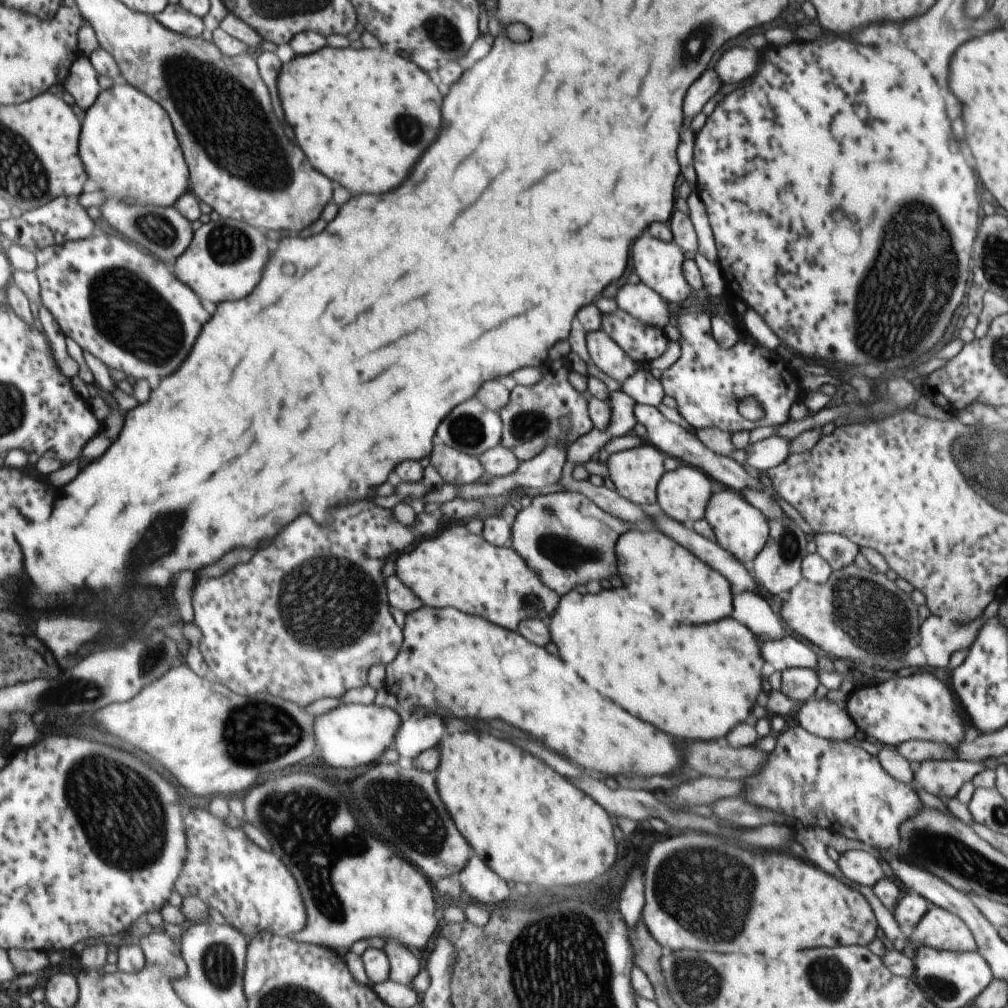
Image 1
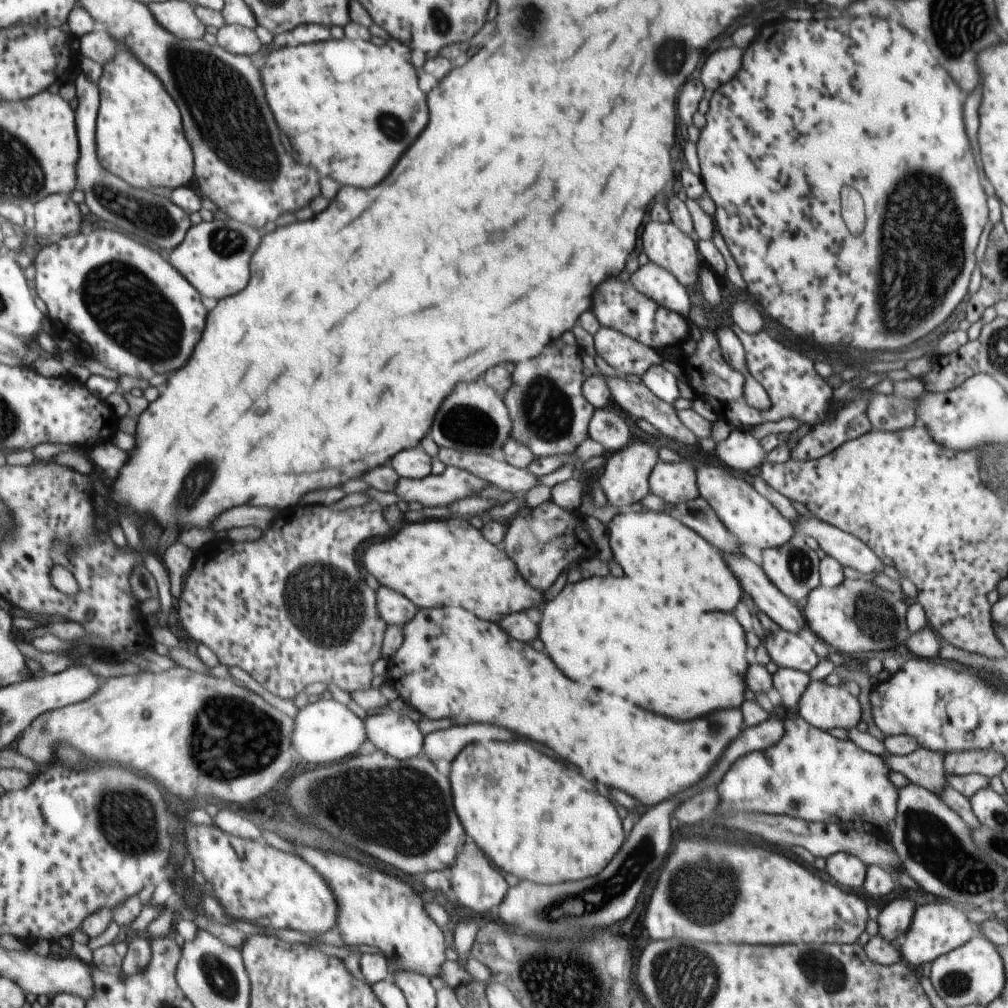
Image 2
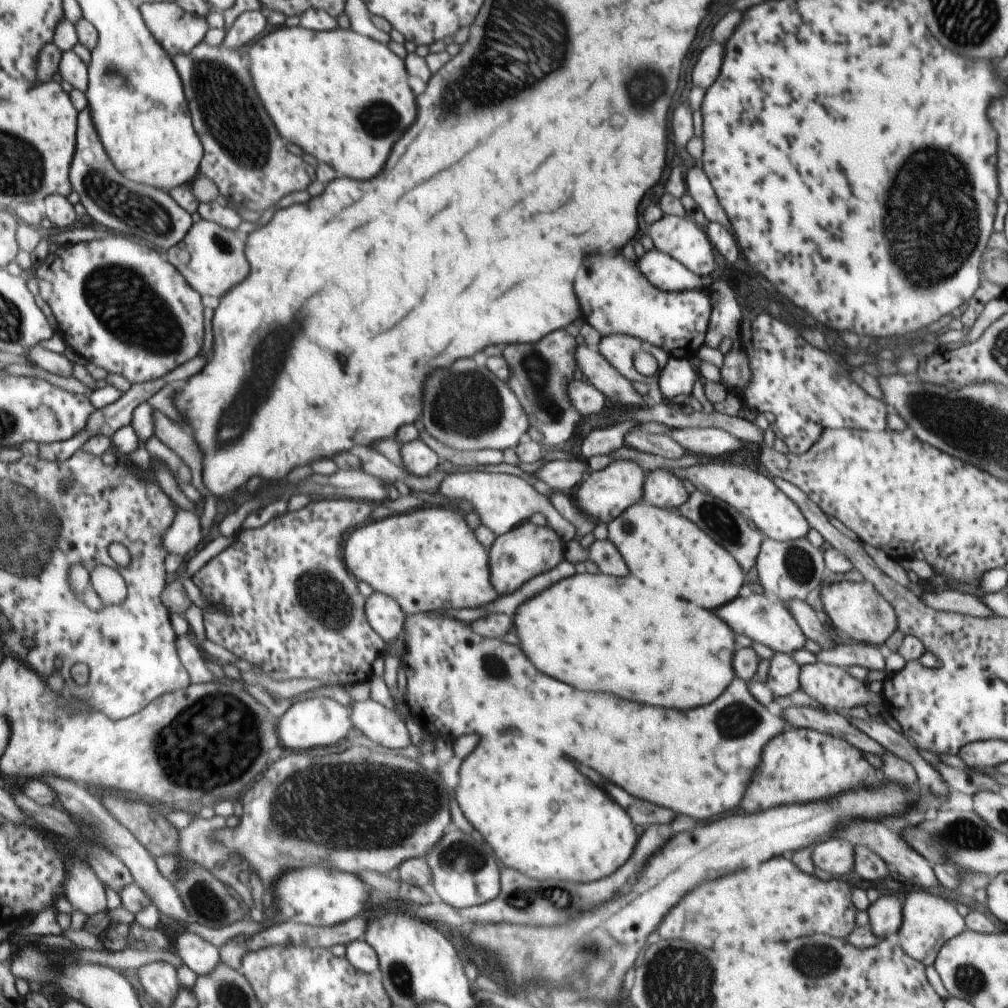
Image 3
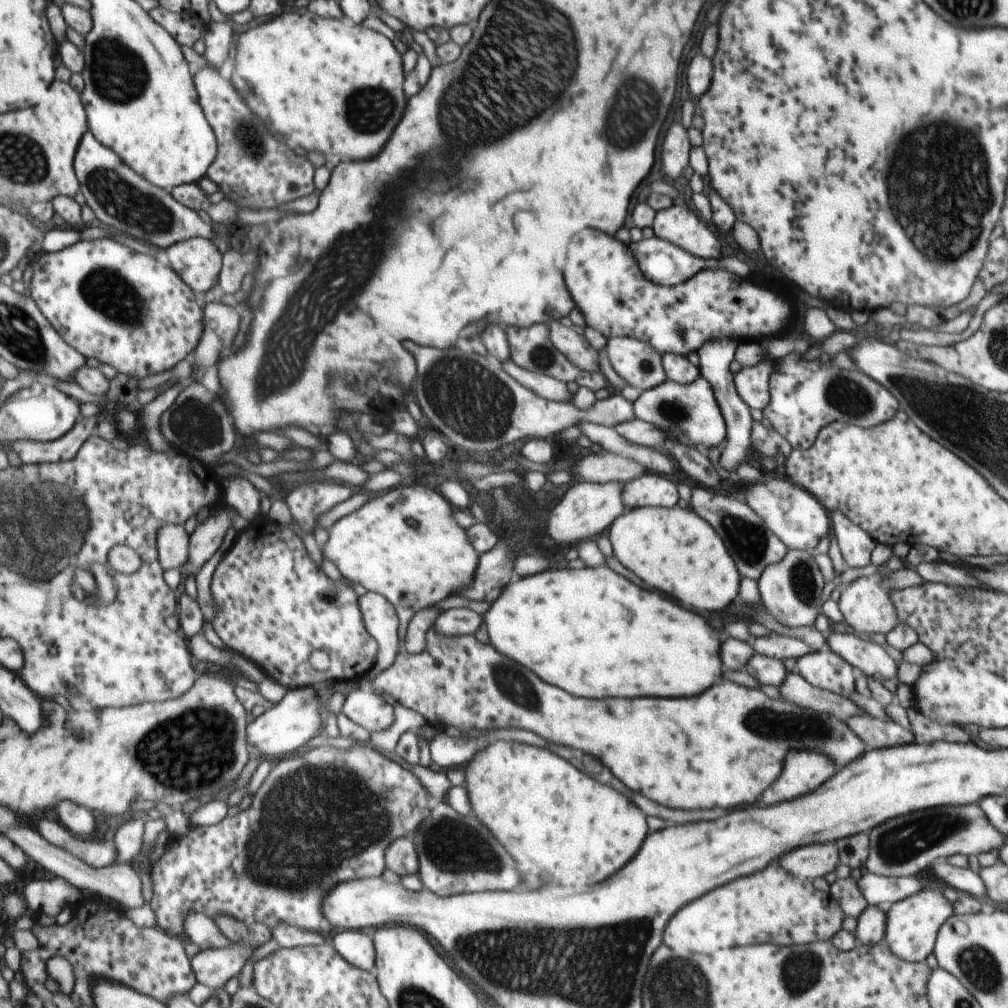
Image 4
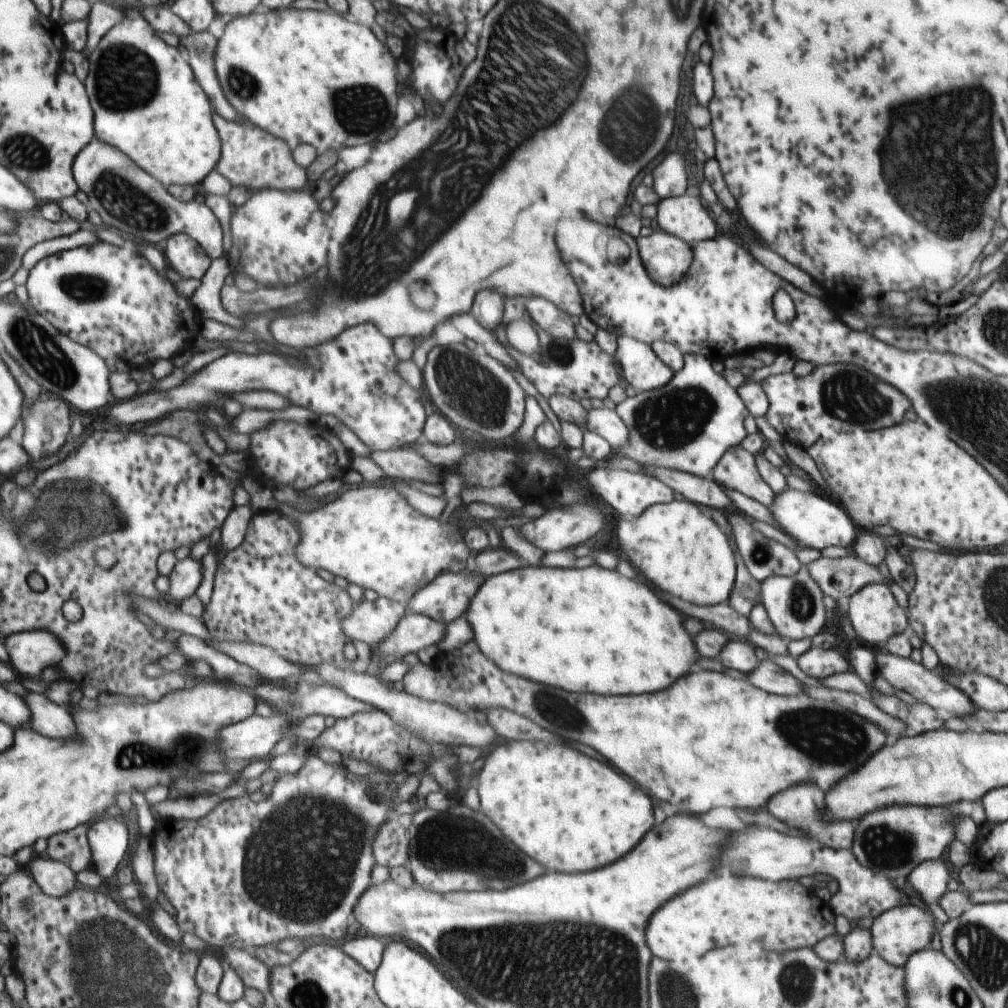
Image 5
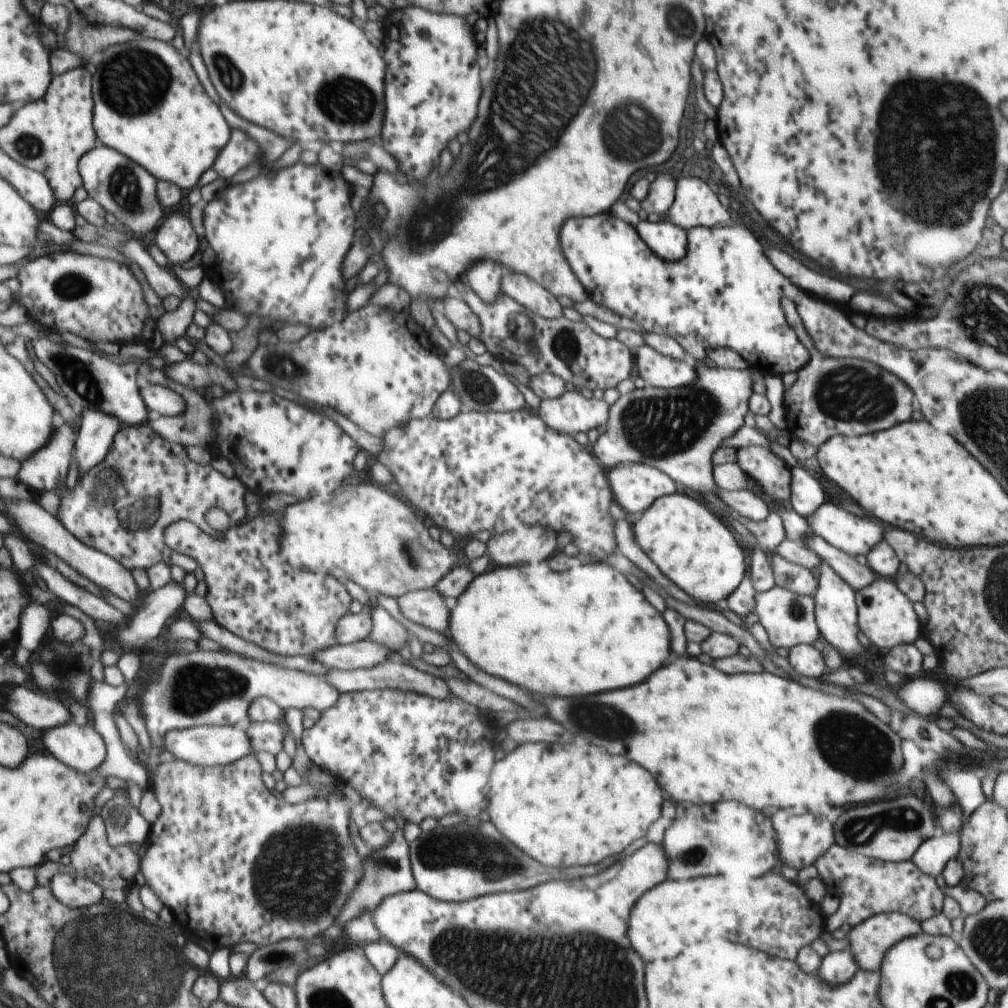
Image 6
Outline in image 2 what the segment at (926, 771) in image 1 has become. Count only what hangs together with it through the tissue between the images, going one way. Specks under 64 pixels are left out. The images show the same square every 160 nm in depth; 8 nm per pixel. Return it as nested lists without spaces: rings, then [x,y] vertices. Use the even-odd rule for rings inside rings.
[[[949,751],[940,766],[945,775],[998,776],[1005,768],[1004,758],[989,751]]]

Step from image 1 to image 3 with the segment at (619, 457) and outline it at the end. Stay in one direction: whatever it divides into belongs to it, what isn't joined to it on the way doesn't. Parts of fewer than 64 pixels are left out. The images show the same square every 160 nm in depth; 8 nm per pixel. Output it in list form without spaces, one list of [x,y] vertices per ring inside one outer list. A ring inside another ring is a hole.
[[[610,461],[603,469],[591,471],[575,487],[572,492],[573,504],[588,518],[593,516],[598,522],[608,523],[611,519],[622,514],[627,506],[633,506],[641,498],[641,490],[644,490],[643,470],[633,461]]]

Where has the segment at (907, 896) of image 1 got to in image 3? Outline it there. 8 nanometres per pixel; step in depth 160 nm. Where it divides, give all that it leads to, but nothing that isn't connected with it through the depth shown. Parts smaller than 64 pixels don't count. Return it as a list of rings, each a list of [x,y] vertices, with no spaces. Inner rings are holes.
[[[880,895],[875,902],[870,903],[866,911],[868,926],[877,940],[895,937],[901,926],[901,909],[901,900],[894,895]]]

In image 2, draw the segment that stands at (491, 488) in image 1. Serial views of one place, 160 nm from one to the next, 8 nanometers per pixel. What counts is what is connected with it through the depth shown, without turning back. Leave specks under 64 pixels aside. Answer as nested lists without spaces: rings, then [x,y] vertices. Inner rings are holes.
[[[445,467],[440,475],[427,475],[420,479],[398,478],[394,490],[402,501],[417,501],[423,507],[446,506],[474,496],[480,489],[489,487],[487,481],[477,478],[464,470]]]

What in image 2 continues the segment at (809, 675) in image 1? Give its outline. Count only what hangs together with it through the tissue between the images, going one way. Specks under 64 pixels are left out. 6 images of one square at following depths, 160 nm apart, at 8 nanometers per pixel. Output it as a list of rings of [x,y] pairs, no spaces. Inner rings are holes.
[[[785,667],[778,668],[778,671],[771,676],[772,686],[781,699],[780,704],[789,708],[798,704],[806,684],[810,683],[807,673]]]

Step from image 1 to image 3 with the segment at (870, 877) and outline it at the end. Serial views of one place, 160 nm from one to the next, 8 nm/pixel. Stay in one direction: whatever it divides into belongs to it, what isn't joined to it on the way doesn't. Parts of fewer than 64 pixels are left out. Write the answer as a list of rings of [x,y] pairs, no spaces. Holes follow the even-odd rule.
[[[835,837],[815,846],[811,852],[811,860],[823,872],[831,876],[843,876],[853,870],[853,853],[851,844]]]

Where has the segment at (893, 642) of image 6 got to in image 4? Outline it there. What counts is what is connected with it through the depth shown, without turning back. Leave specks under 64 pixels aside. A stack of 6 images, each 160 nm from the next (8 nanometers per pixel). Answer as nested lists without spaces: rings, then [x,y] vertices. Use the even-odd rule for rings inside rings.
[[[859,576],[840,587],[837,600],[842,621],[855,632],[887,634],[897,624],[895,610],[877,582],[875,576]]]

